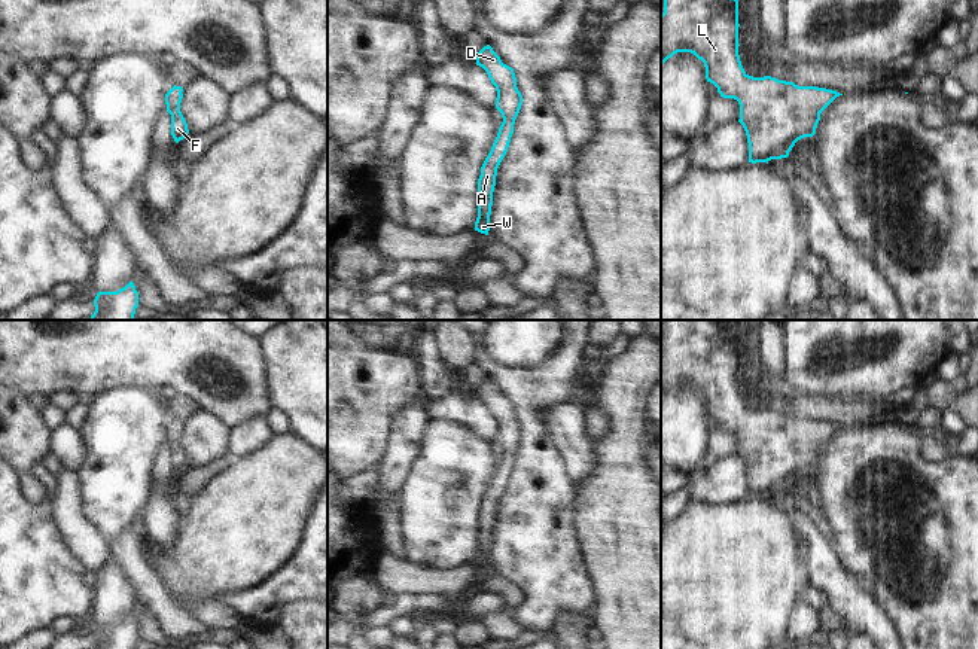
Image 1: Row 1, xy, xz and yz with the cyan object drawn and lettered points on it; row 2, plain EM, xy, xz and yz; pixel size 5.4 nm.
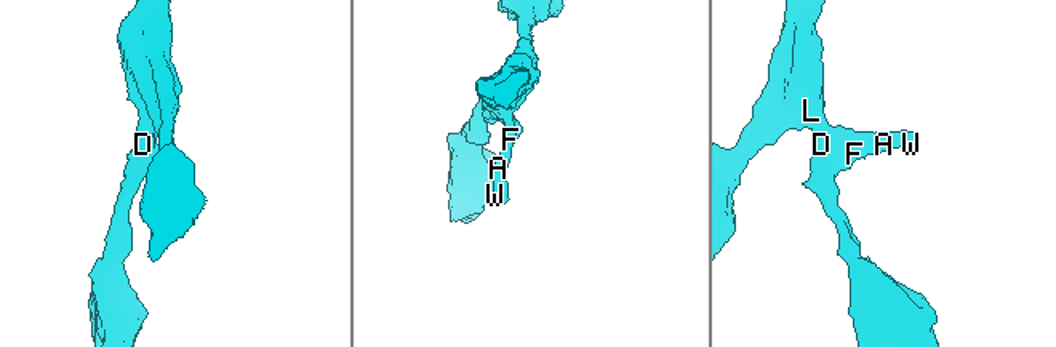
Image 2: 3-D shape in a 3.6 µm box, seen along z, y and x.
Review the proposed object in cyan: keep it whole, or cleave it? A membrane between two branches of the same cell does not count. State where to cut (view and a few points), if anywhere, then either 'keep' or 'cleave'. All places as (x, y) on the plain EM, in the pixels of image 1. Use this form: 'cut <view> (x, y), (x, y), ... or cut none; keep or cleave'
cut none; keep

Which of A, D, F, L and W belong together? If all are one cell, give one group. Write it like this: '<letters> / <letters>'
A D F L W

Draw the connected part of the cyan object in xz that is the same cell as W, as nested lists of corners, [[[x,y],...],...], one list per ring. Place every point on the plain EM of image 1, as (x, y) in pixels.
[[[490,378],[484,380],[478,386],[476,399],[487,405],[491,417],[496,420],[496,442],[502,447],[503,451],[497,470],[481,500],[481,509],[478,512],[479,530],[475,564],[488,569],[497,502],[508,485],[511,470],[514,467],[514,457],[522,438],[522,429],[517,421],[514,402],[503,397],[500,390]]]

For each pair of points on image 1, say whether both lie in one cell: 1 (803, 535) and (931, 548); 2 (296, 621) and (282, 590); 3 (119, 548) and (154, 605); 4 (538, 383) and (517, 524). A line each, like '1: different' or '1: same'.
1: different
2: different
3: same
4: same

